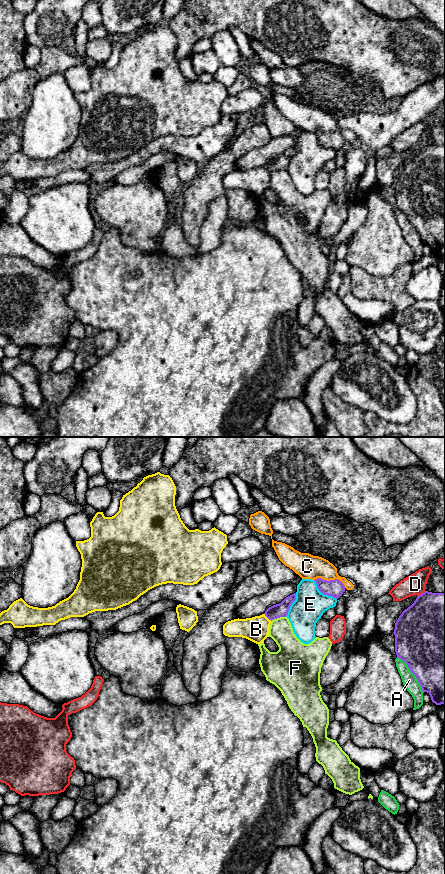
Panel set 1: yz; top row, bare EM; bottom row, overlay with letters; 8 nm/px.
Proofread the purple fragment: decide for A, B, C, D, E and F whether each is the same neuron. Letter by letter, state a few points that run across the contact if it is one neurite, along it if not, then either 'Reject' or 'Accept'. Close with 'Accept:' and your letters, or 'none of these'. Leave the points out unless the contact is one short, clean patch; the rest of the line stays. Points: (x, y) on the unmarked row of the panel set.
A: Reject
B: Reject
C: Line: yz (314, 131), (338, 131), (345, 139). Reject
D: Reject
E: Reject
F: Line: yz (285, 168), (274, 170), (271, 173). Reject
Accept: none of these

